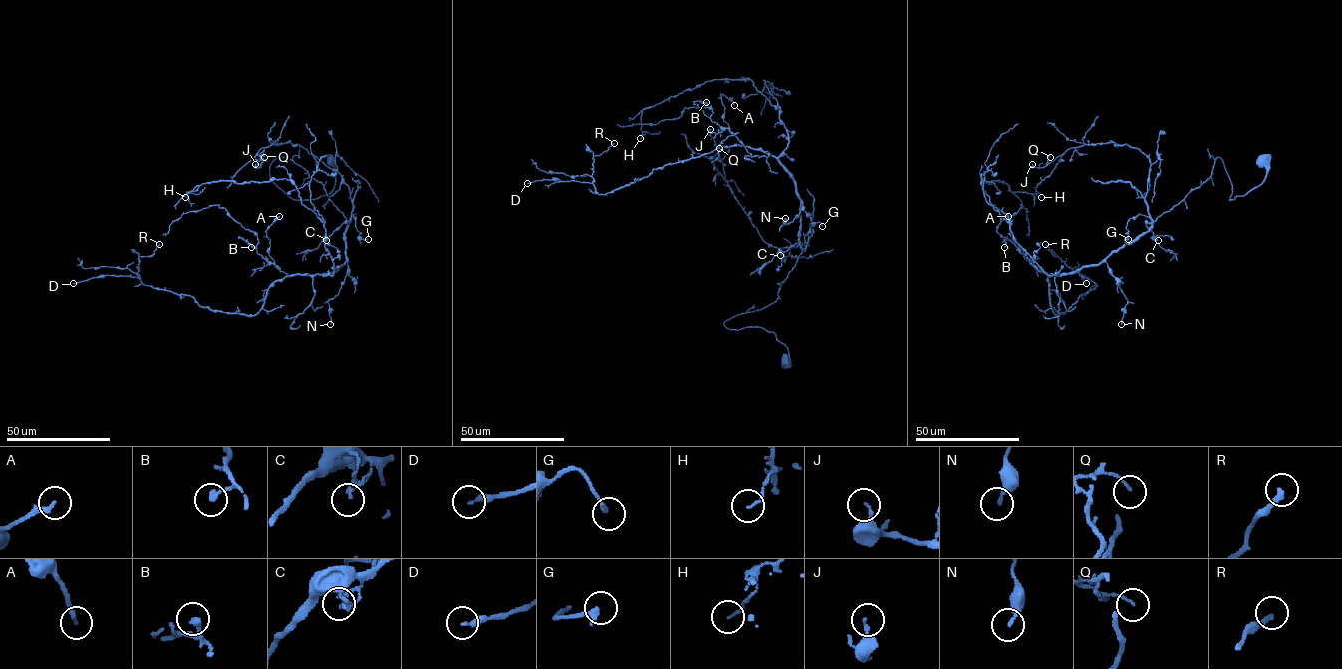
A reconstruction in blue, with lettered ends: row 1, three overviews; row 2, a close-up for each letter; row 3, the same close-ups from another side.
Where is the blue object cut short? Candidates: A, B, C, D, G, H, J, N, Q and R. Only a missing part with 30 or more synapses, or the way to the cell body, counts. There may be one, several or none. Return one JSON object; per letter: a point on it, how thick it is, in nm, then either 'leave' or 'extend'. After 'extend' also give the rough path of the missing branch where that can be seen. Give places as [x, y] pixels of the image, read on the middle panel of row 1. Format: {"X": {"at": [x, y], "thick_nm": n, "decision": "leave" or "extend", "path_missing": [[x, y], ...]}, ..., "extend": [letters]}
{"A": {"at": [734, 105], "thick_nm": 200, "decision": "leave"}, "B": {"at": [706, 102], "thick_nm": 220, "decision": "leave"}, "C": {"at": [780, 255], "thick_nm": 50, "decision": "leave"}, "D": {"at": [527, 183], "thick_nm": 280, "decision": "leave"}, "G": {"at": [822, 226], "thick_nm": 220, "decision": "leave"}, "H": {"at": [640, 138], "thick_nm": 80, "decision": "leave"}, "J": {"at": [710, 129], "thick_nm": 160, "decision": "leave"}, "N": {"at": [785, 218], "thick_nm": 200, "decision": "leave"}, "Q": {"at": [719, 148], "thick_nm": 110, "decision": "leave"}, "R": {"at": [614, 143], "thick_nm": 260, "decision": "leave"}, "extend": []}

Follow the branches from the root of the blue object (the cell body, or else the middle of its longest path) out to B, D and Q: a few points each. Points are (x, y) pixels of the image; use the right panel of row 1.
B: (1262, 162), (1265, 179), (1229, 200), (1217, 157), (1204, 182), (1096, 265), (1046, 275), (1005, 237), (1004, 247)
D: (1262, 162), (1265, 179), (1229, 200), (1217, 157), (1147, 231), (1050, 275), (1056, 315), (1086, 283)
Q: (1262, 162), (1265, 179), (1229, 200), (1217, 157), (1154, 221), (1150, 162), (1137, 148), (1083, 144), (1050, 157)

